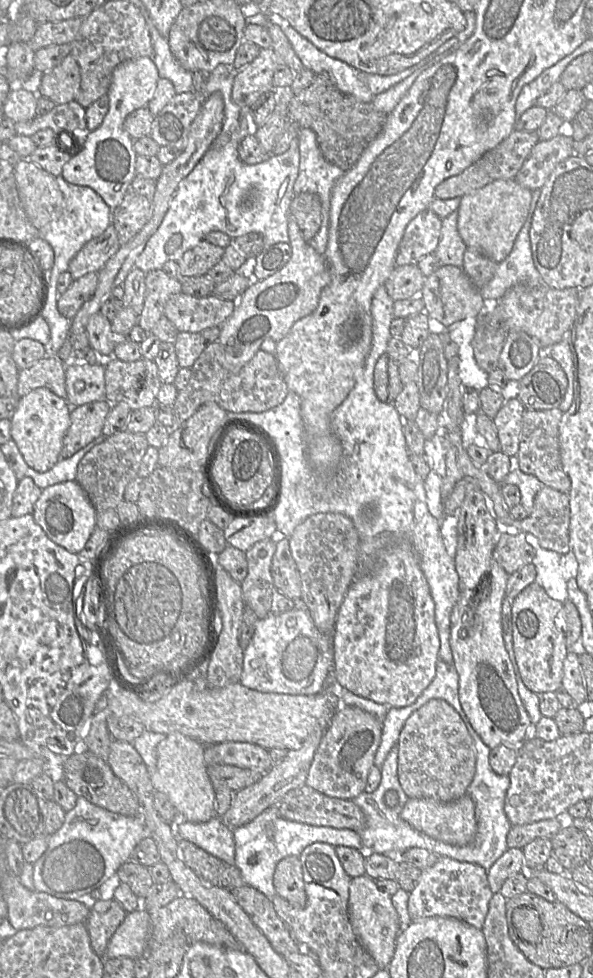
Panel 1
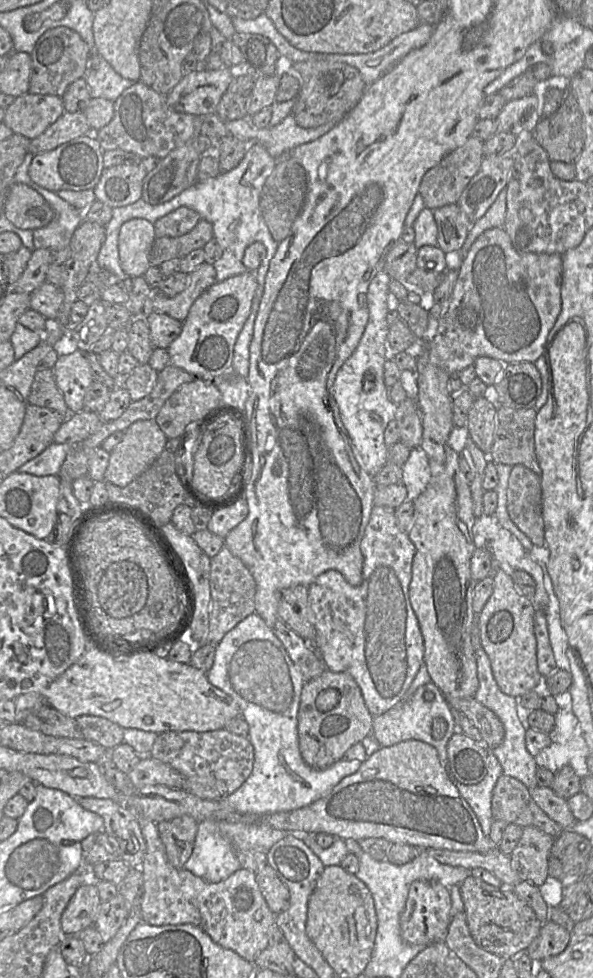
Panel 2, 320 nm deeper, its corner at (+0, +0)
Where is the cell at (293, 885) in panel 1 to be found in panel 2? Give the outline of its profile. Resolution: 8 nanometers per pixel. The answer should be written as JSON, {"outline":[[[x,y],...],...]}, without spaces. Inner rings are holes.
{"outline":[[[270,865],[256,873],[256,881],[272,913],[278,915],[288,908],[290,892]]]}

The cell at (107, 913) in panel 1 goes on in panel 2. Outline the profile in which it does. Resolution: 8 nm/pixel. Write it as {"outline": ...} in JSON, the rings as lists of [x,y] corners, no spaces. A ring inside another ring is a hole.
{"outline":[[[83,884],[78,887],[61,916],[61,927],[66,935],[77,935],[93,926],[101,905],[97,887]]]}

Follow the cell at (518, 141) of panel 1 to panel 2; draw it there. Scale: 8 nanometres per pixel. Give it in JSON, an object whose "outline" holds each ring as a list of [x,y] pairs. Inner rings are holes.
{"outline":[[[470,136],[466,143],[445,155],[437,165],[424,174],[418,194],[423,198],[427,208],[434,210],[457,202],[465,187],[480,169],[485,156],[483,147],[484,141]]]}

